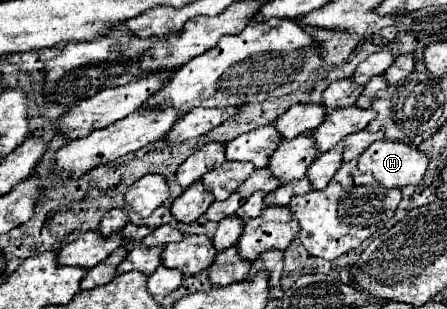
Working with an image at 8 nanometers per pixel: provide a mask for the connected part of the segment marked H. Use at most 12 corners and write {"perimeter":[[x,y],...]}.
{"perimeter":[[400,141],[372,143],[358,169],[384,187],[418,185],[428,159]]}

